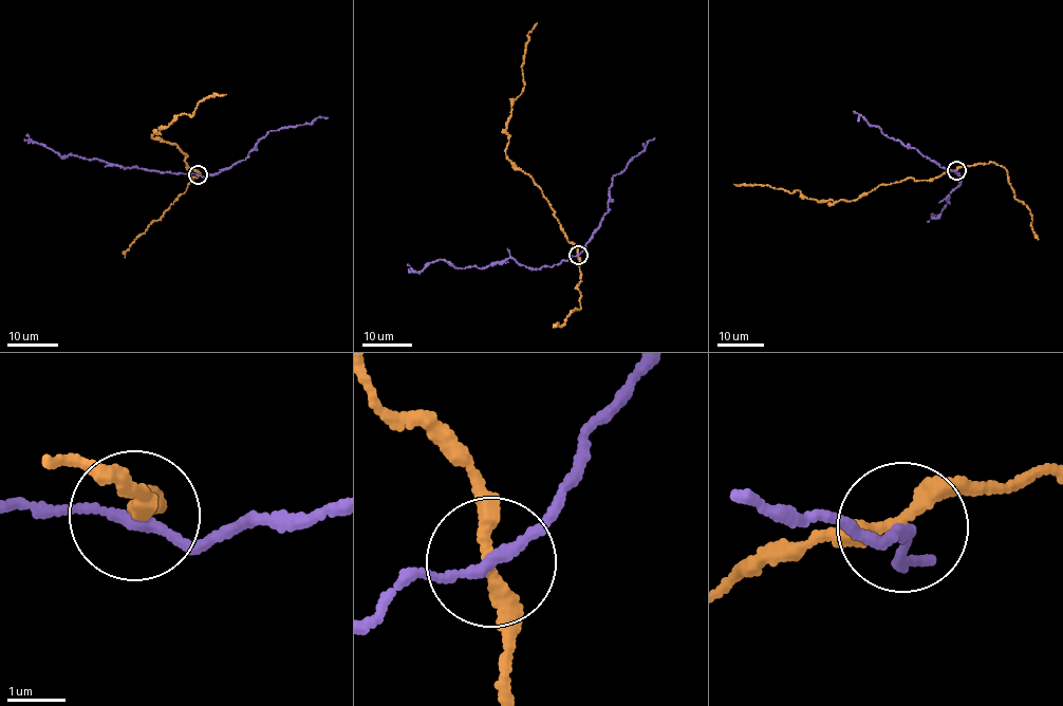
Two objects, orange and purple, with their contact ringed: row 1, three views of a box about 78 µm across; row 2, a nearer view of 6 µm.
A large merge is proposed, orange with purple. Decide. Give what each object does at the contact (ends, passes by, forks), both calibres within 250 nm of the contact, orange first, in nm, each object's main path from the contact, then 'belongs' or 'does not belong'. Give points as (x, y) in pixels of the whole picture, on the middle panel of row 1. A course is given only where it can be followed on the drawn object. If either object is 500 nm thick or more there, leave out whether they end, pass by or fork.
orange passes by | purple passes by | 240/170 nm | orange via (578, 255), (542, 191), (505, 153), (506, 123), (513, 99), (524, 87), (528, 34), (537, 22) | purple via (578, 255), (551, 266), (534, 268), (508, 258), (481, 268), (454, 267), (436, 259), (417, 272), (408, 263) | belongs

